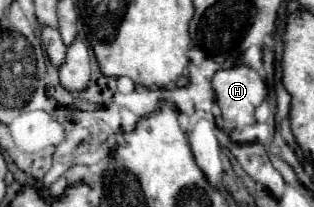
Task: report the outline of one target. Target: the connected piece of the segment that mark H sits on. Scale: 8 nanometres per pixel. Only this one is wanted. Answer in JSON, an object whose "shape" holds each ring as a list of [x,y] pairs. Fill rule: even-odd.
{"shape":[[[235,64],[233,68],[215,72],[213,90],[217,94],[223,120],[227,122],[227,130],[241,130],[243,126],[253,124],[253,110],[267,94],[263,78],[247,64]]]}

